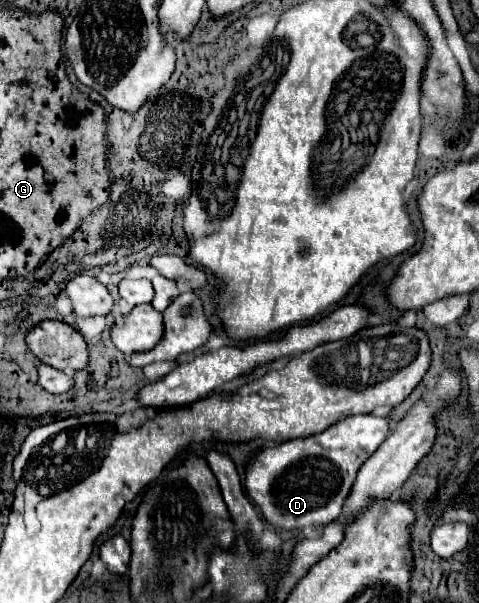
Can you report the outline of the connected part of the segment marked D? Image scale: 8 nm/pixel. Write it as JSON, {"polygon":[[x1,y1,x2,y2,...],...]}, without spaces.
{"polygon":[[359,414,351,418,343,418,331,424,327,430,309,436,287,440,279,446,271,446,263,450,251,464,247,466,247,492,249,498,261,508,263,516,281,528,305,528,311,524,331,524,343,512,343,504,351,492,355,476,367,456,379,448,379,444,389,434,389,418,375,414]]}

